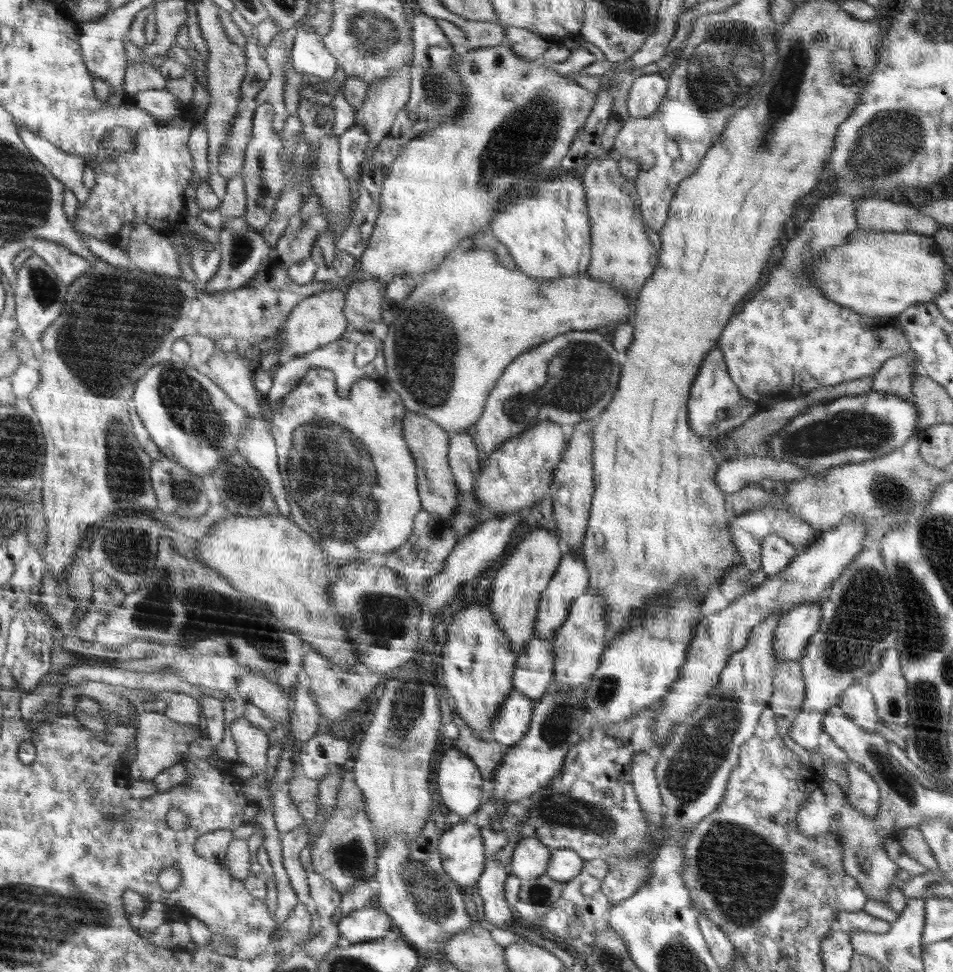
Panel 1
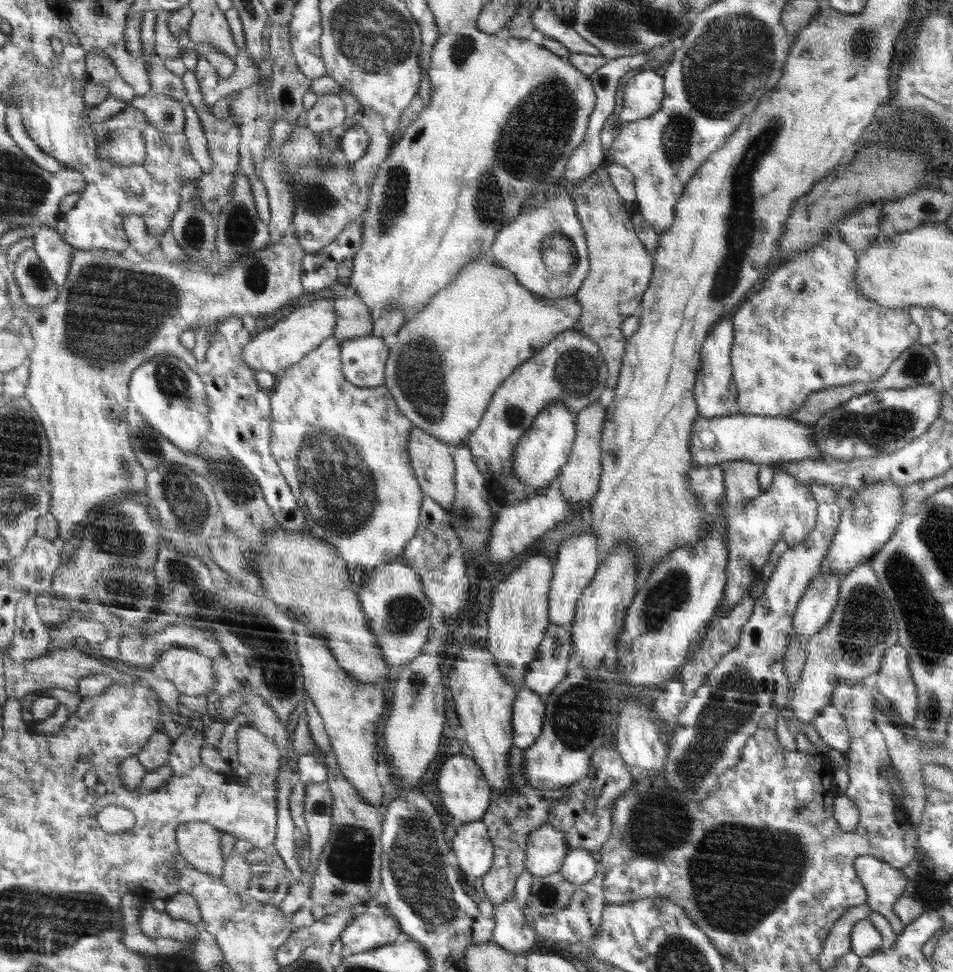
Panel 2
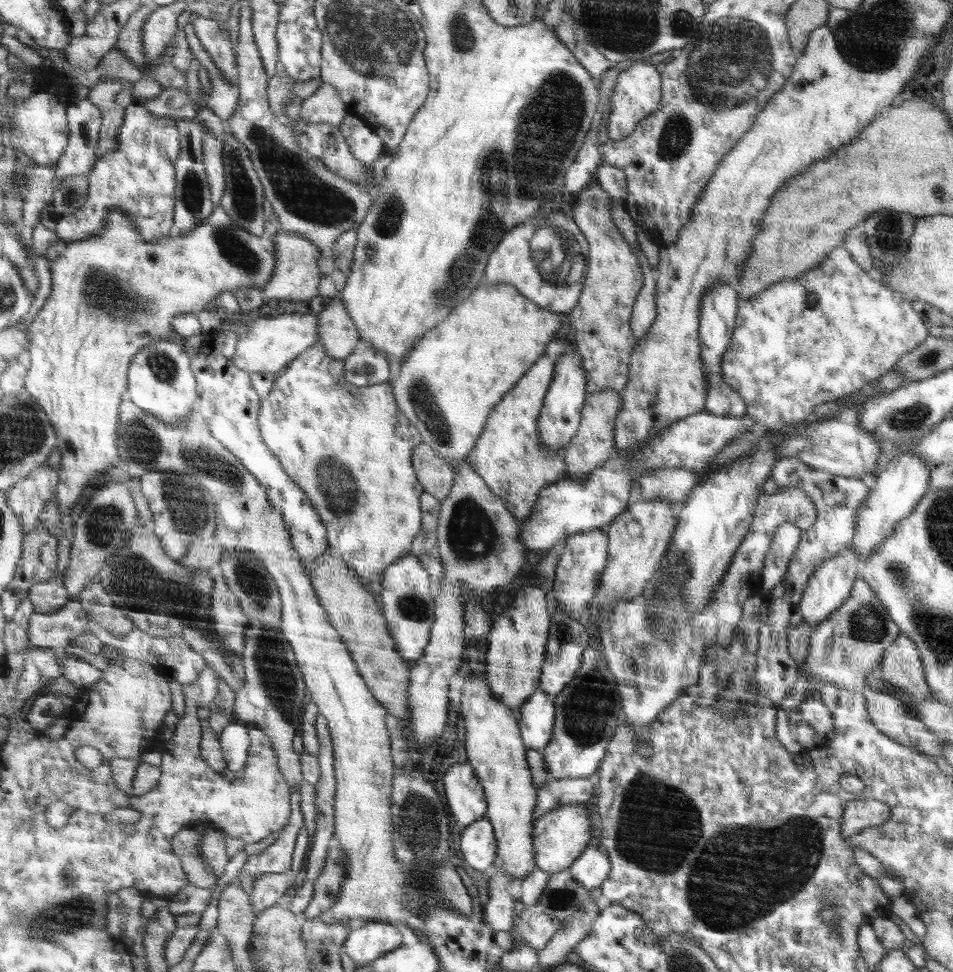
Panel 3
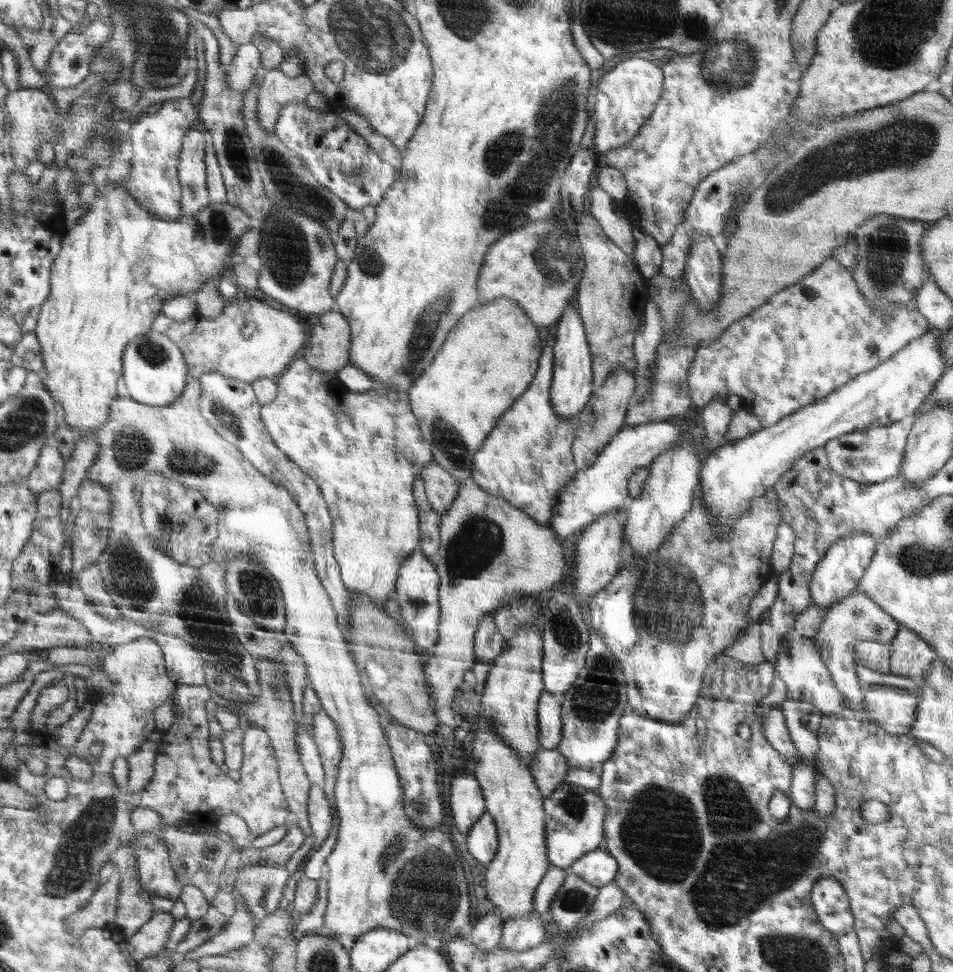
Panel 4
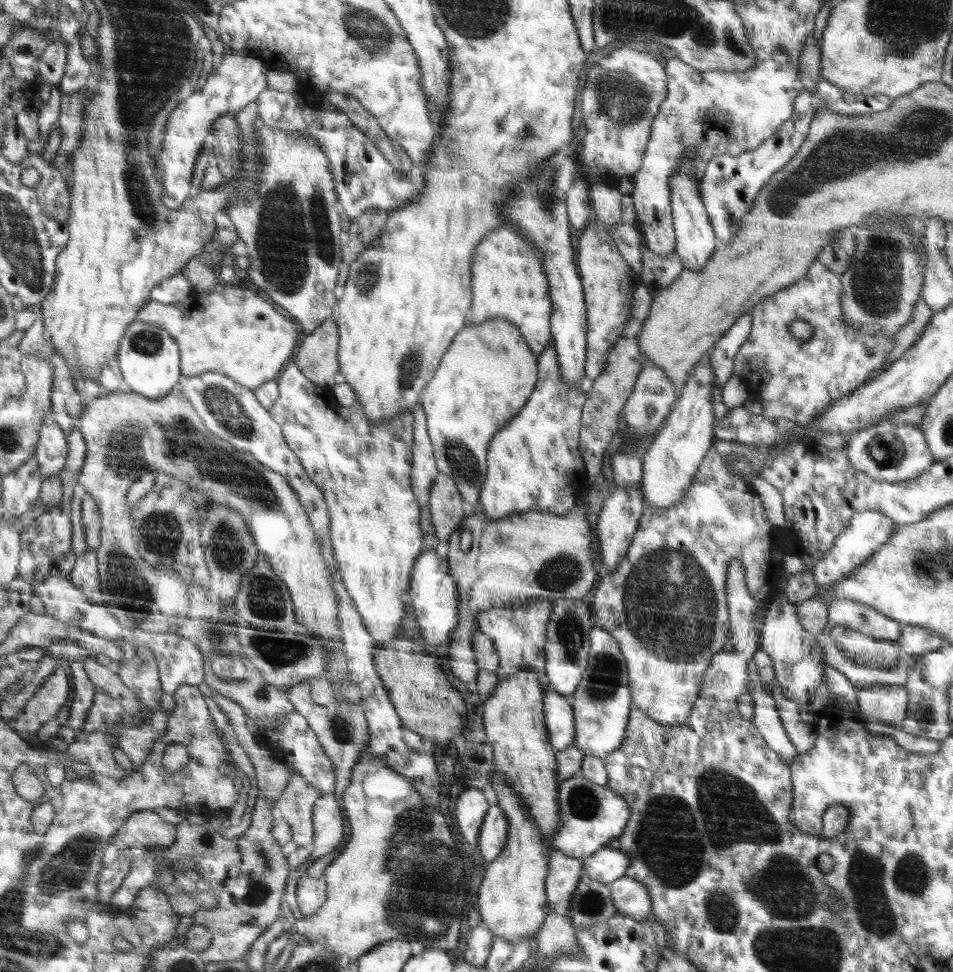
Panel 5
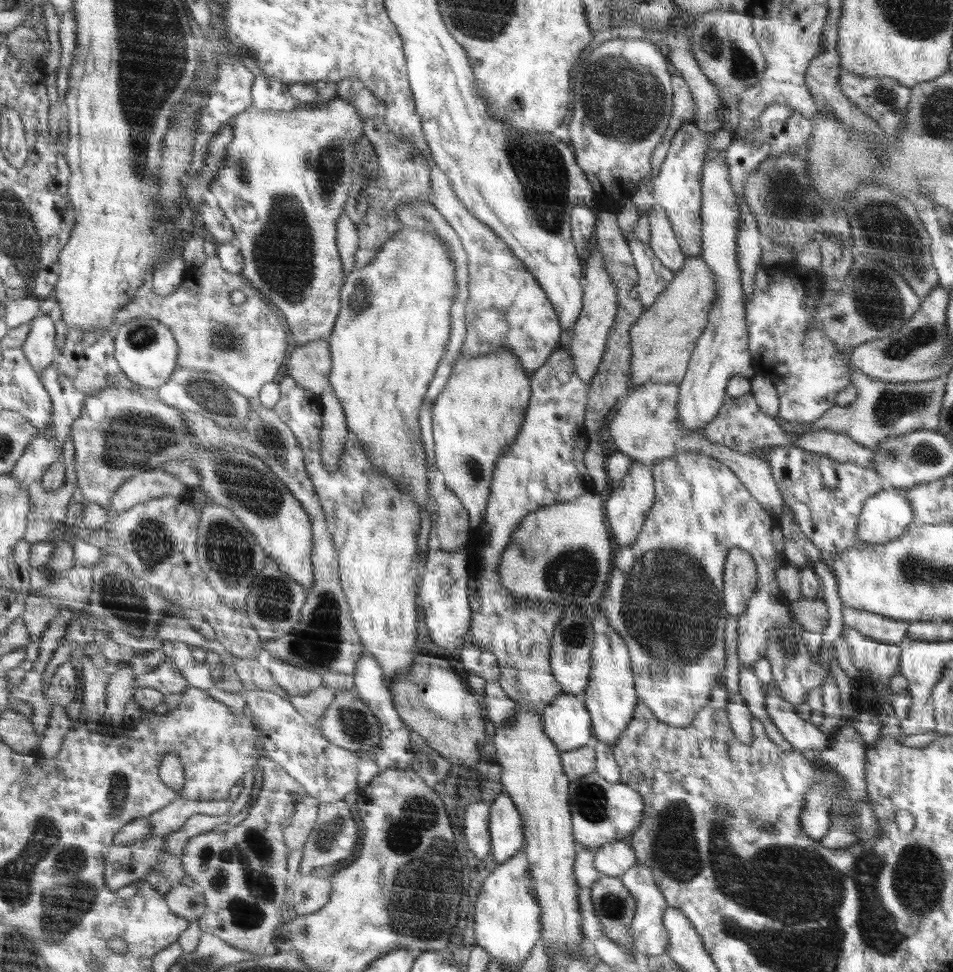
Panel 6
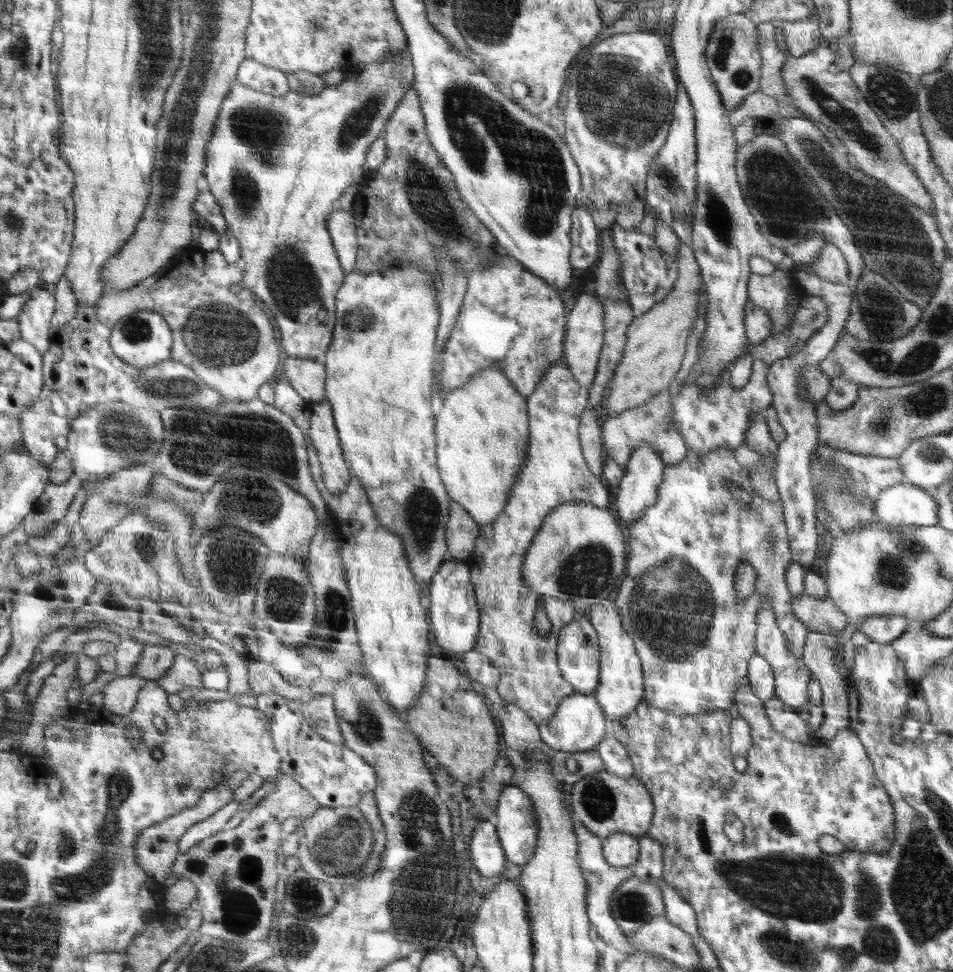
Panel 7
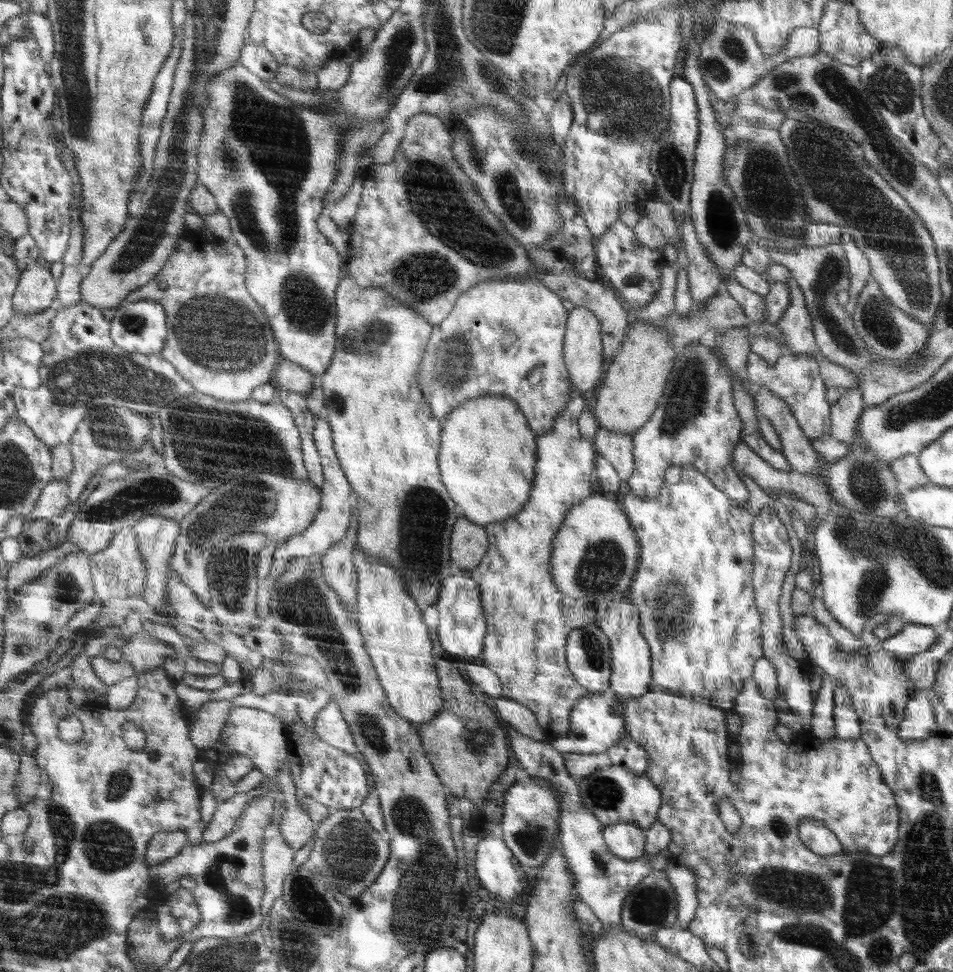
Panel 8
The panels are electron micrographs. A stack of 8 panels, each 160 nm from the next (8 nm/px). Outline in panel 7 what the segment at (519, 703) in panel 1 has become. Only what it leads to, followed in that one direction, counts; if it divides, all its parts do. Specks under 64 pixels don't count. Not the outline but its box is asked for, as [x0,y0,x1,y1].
[539,693,606,752]

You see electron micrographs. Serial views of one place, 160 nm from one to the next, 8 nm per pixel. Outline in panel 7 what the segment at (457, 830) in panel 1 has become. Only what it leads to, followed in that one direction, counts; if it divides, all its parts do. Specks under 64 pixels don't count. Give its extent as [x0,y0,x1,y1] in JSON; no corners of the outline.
[494,784,539,866]

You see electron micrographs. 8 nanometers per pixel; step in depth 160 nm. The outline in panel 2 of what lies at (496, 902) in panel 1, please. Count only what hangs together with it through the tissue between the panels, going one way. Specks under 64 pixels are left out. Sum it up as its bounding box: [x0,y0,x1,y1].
[491,898,540,956]

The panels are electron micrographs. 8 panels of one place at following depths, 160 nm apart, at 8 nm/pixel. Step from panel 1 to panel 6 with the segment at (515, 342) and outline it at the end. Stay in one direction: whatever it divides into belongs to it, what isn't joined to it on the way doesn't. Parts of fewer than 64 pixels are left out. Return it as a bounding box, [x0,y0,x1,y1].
[431,348,530,531]

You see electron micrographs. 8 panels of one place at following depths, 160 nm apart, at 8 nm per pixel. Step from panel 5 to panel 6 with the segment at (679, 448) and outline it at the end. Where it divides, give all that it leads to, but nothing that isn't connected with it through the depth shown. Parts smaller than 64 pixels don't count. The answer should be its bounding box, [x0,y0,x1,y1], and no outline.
[677,150,752,433]

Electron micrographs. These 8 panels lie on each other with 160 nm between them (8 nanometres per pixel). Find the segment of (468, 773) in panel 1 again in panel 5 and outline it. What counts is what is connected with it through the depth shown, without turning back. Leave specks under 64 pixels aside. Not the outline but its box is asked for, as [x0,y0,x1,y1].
[456,788,490,845]

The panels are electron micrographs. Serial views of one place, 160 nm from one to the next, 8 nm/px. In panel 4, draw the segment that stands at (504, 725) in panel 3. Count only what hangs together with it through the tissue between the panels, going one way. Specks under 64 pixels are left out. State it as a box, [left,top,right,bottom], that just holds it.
[472,720,551,921]

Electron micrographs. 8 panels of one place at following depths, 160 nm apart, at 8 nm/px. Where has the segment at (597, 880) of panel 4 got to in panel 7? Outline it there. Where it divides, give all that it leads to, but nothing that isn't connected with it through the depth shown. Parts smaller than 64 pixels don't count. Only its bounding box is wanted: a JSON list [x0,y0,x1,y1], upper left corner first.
[603,833,639,866]

